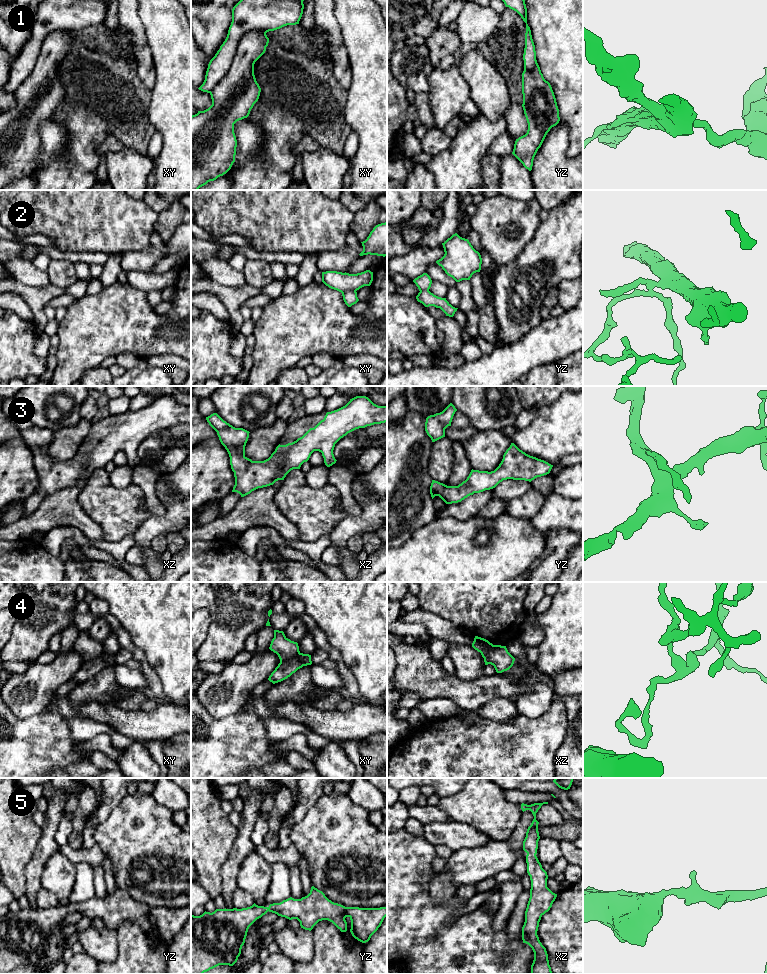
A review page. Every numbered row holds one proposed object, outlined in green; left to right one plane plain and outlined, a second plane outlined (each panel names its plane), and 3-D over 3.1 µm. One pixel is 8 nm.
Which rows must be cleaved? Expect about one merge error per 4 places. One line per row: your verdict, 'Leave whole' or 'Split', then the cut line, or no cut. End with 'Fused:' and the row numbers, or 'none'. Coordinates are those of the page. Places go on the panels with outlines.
1: Split. Split along xy (268, 29), (249, 30), (242, 35), (228, 71), (209, 92)
2: Split. Split along xy (355, 290), (346, 290), (342, 293)
3: Leave whole. No split
4: Leave whole. No split
5: Leave whole. No split
Fused: 1, 2

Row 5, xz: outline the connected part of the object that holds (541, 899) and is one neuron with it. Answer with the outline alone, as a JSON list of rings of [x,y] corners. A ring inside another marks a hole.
[[[548,802],[534,803],[531,805],[521,804],[523,812],[530,810],[534,816],[523,841],[523,850],[527,853],[527,873],[530,876],[531,889],[525,911],[525,922],[522,927],[522,940],[523,943],[528,944],[534,952],[531,974],[552,974],[546,948],[542,945],[537,935],[541,917],[550,910],[557,897],[557,894],[553,893],[547,887],[547,872],[542,868],[536,856],[538,841],[540,839],[538,832],[539,822],[536,820],[536,813],[543,804],[548,804]]]

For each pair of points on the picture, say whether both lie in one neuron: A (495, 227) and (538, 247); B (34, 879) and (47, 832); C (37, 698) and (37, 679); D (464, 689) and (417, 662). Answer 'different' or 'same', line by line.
A: different
B: same
C: same
D: same

